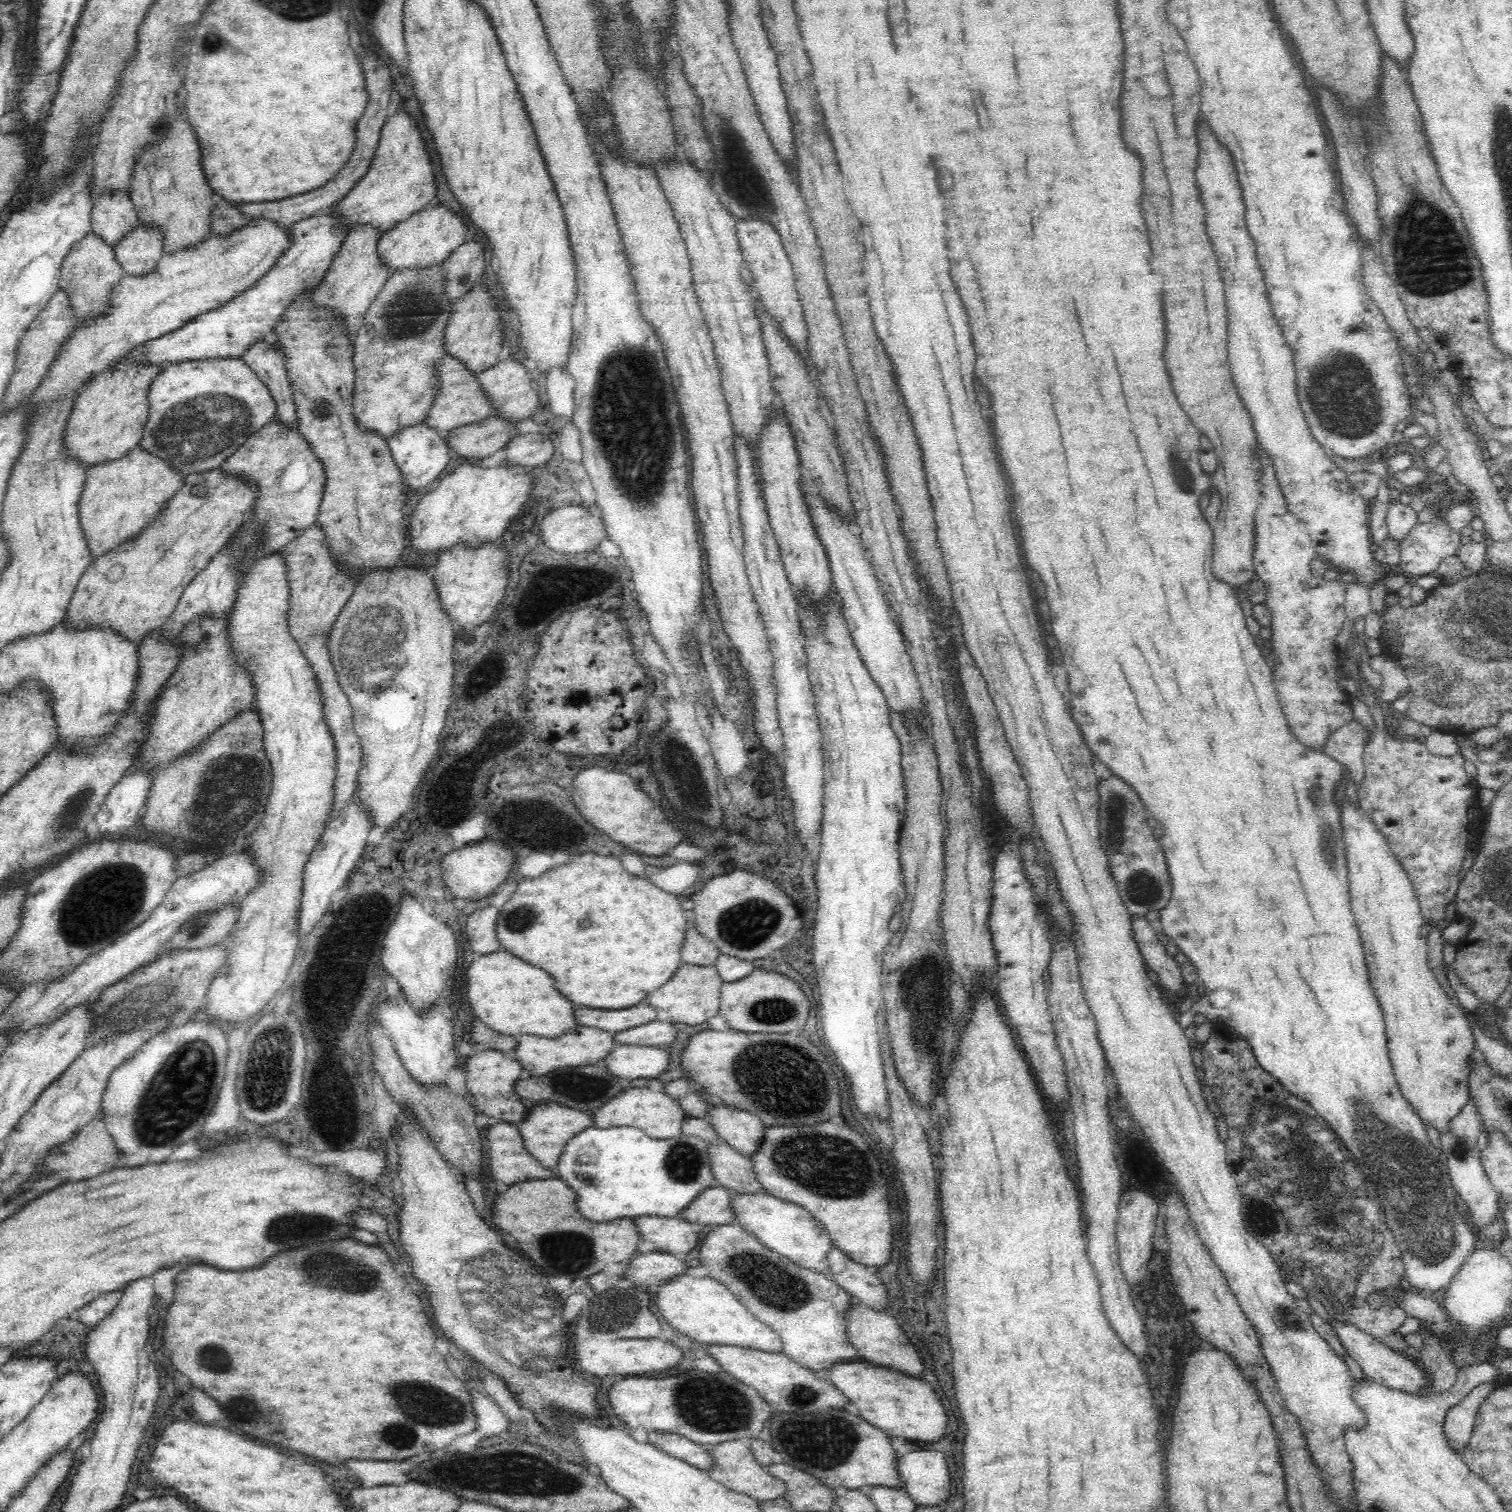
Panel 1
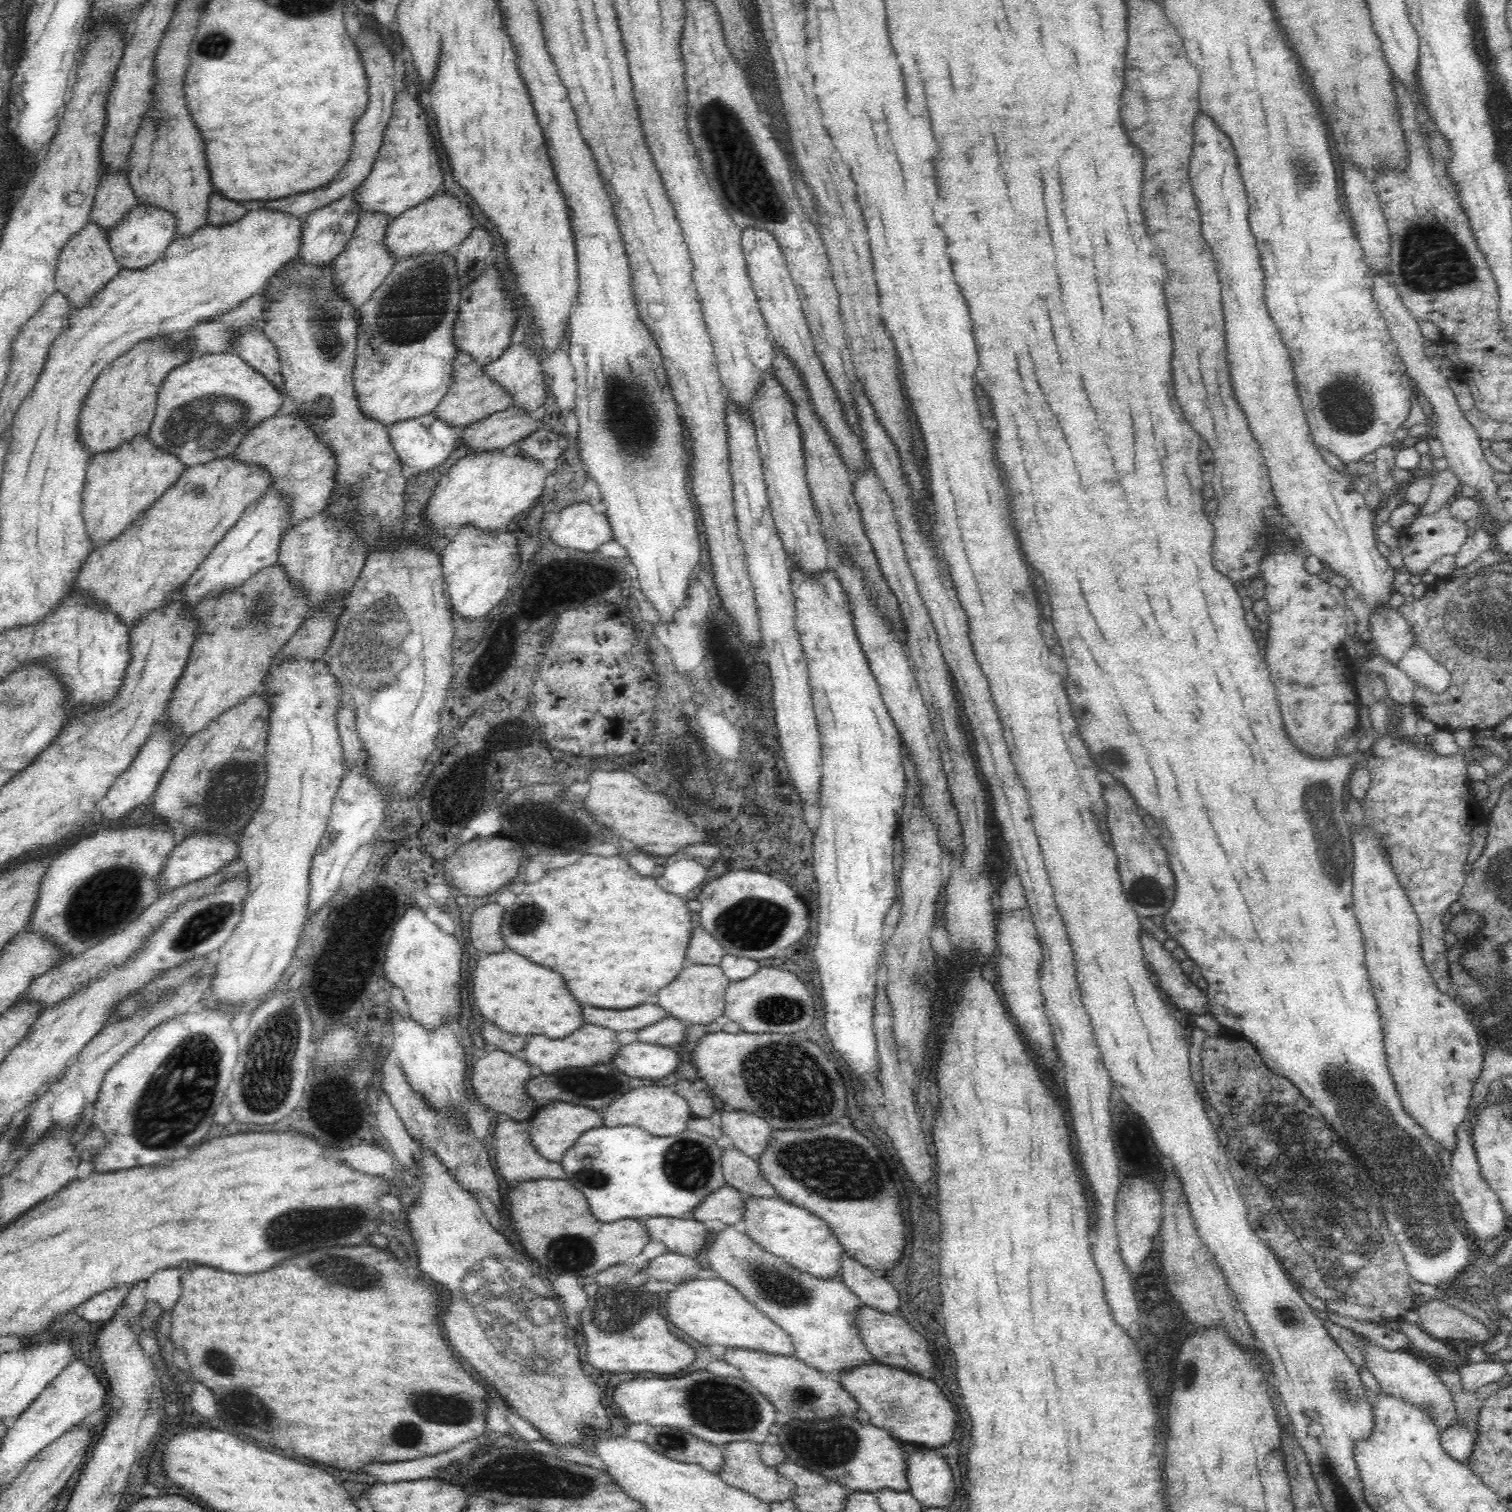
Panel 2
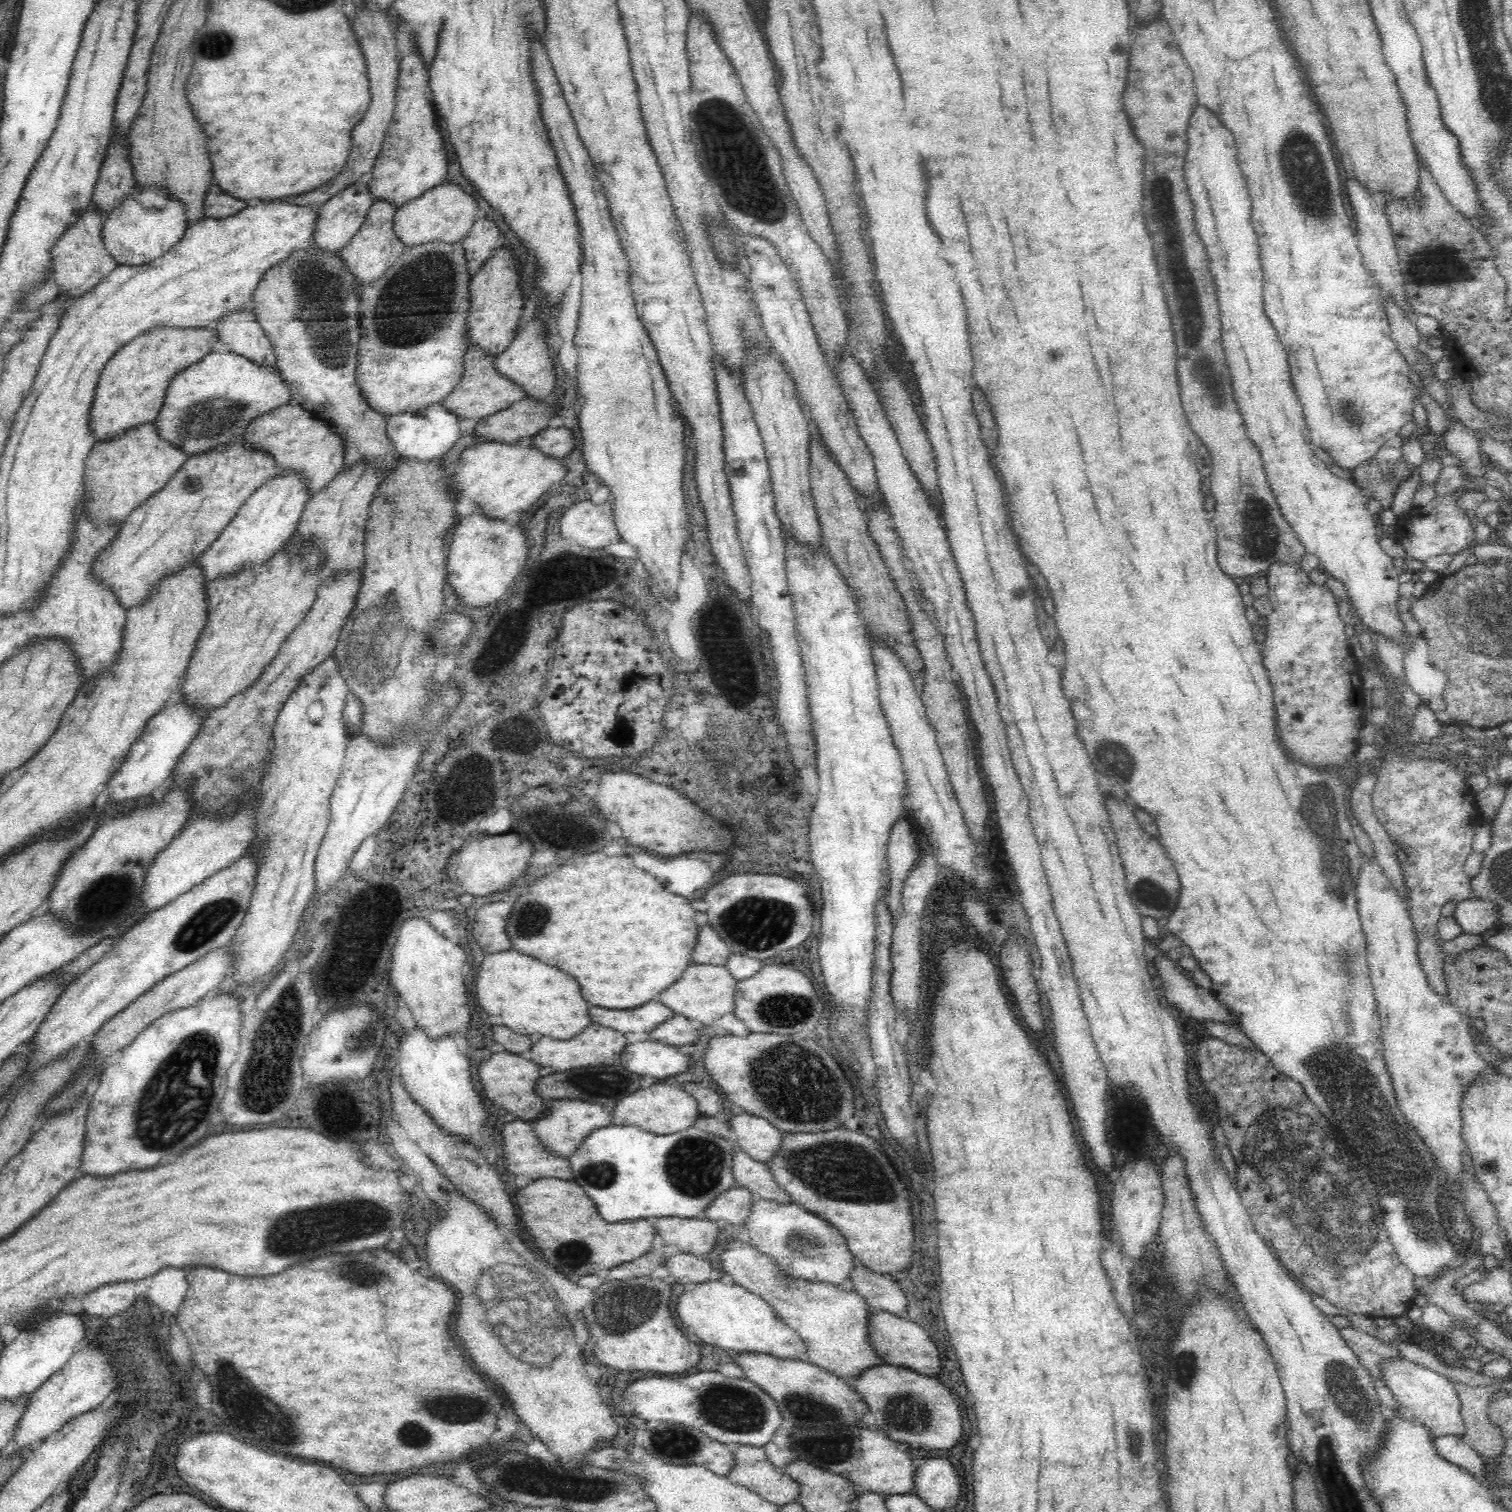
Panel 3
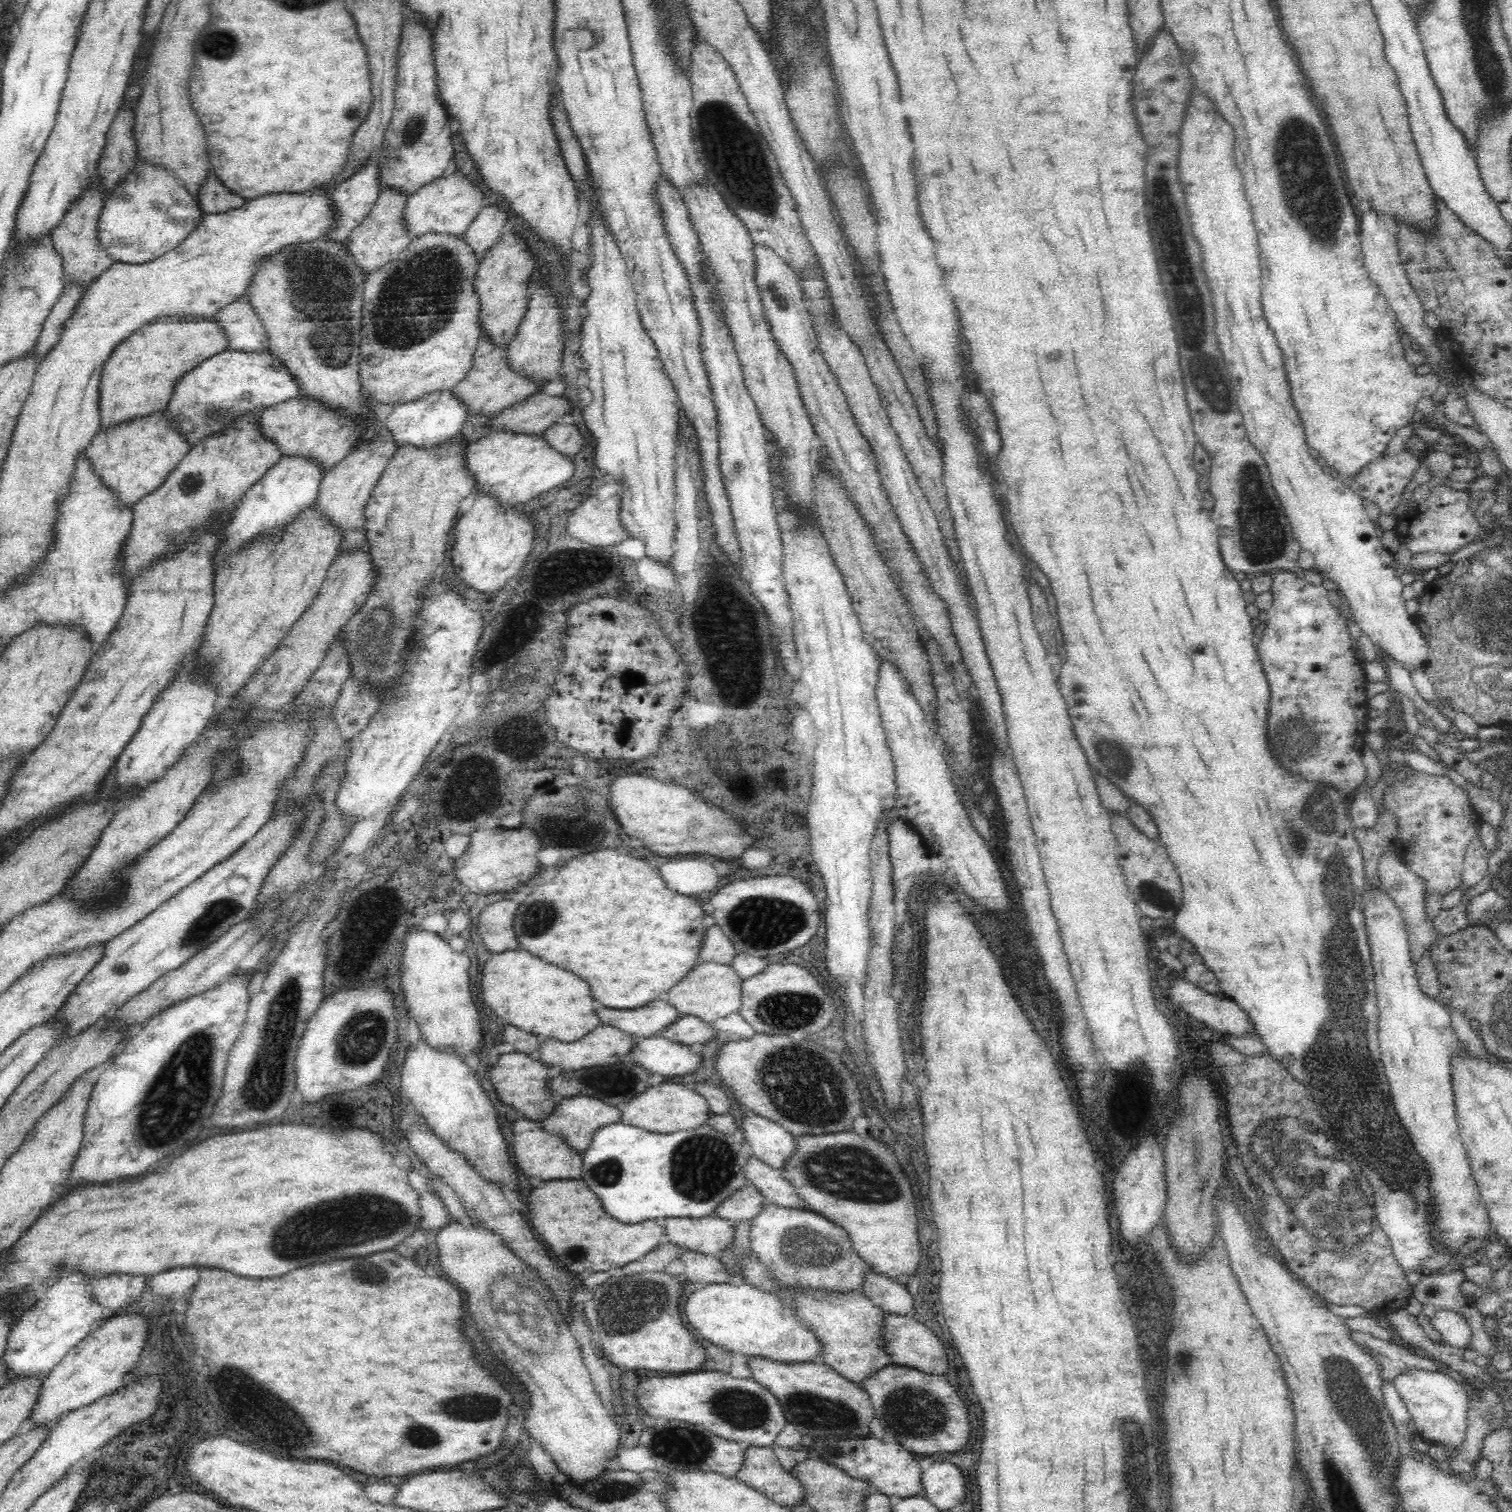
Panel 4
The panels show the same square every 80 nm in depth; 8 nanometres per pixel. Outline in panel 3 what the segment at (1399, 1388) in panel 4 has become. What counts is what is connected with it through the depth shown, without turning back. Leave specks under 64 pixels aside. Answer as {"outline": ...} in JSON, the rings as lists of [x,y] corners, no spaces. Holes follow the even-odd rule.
{"outline":[[[1400,1355],[1394,1359],[1381,1361],[1380,1373],[1382,1373],[1380,1378],[1392,1391],[1402,1411],[1424,1423],[1434,1438],[1446,1436],[1446,1434],[1457,1434],[1458,1436],[1465,1434],[1466,1427],[1460,1415],[1458,1395],[1452,1381],[1447,1376],[1412,1363]]]}

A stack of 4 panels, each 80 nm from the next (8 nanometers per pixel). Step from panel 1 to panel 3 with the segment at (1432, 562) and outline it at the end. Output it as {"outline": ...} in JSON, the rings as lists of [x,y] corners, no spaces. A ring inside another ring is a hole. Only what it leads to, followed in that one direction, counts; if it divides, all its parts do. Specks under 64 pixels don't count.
{"outline":[[[1454,493],[1435,498],[1427,506],[1413,507],[1410,516],[1406,516],[1403,523],[1396,525],[1394,539],[1406,552],[1406,558],[1425,563],[1431,556],[1456,554],[1472,542],[1474,529],[1467,514],[1457,508],[1458,502],[1459,497]]]}

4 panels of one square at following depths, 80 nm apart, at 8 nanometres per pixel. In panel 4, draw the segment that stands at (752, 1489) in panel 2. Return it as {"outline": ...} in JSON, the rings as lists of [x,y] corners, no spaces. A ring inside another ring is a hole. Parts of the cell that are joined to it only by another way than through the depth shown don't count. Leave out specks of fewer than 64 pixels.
{"outline":[[[770,1447],[744,1448],[744,1463],[734,1478],[760,1491],[776,1504],[790,1507],[803,1502],[802,1483],[790,1471],[782,1468]]]}

